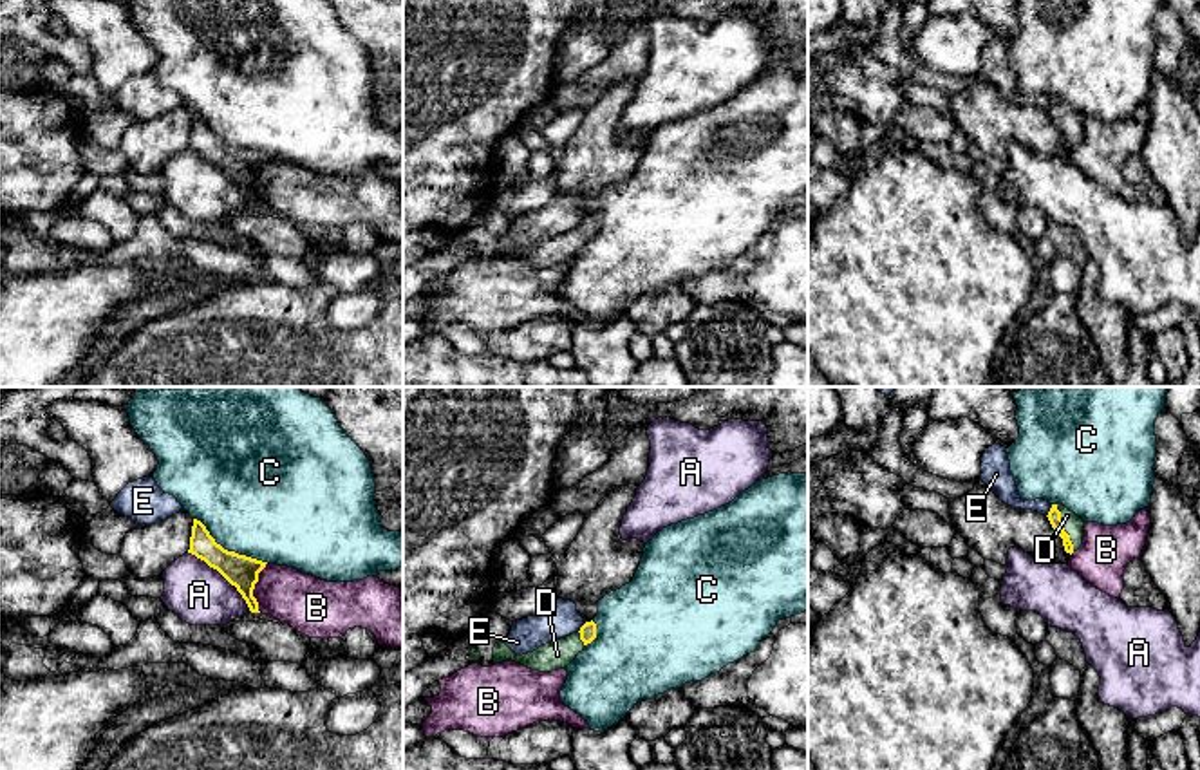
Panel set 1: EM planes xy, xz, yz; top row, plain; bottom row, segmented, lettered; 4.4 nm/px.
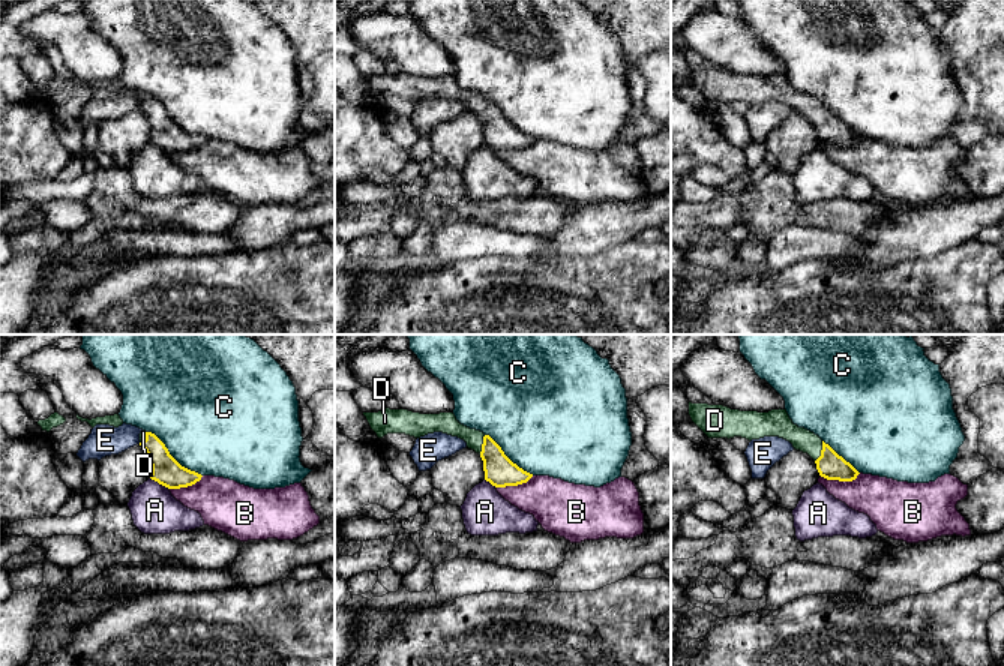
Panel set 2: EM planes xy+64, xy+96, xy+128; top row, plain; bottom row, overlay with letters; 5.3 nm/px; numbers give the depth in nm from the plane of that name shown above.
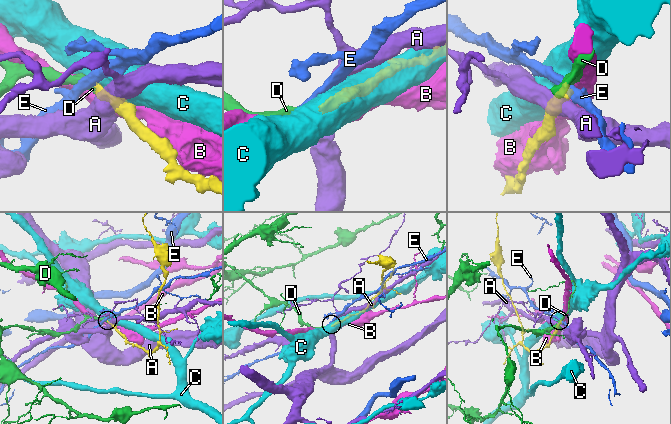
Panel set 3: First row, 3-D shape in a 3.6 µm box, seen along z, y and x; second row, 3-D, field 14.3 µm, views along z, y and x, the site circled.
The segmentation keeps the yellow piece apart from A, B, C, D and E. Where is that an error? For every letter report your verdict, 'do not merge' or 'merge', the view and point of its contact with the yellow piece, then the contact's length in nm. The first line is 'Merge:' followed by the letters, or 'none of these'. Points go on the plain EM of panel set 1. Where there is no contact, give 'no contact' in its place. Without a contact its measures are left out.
Merge: D
A: do not merge | xy (210, 161) | 260 nm
B: do not merge | xy (253, 183) | 220 nm
C: do not merge | xy (230, 147) | 400 nm
D: merge | yz (1063, 123) | 220 nm
E: do not merge | yz (1050, 105) | 60 nm

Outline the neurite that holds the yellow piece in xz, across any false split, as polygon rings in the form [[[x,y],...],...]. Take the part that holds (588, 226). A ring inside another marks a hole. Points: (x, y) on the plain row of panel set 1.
[[[591,215],[586,217],[577,228],[540,240],[537,246],[522,251],[517,251],[504,237],[499,237],[493,242],[493,260],[511,255],[539,268],[566,264],[595,233],[596,219]]]

